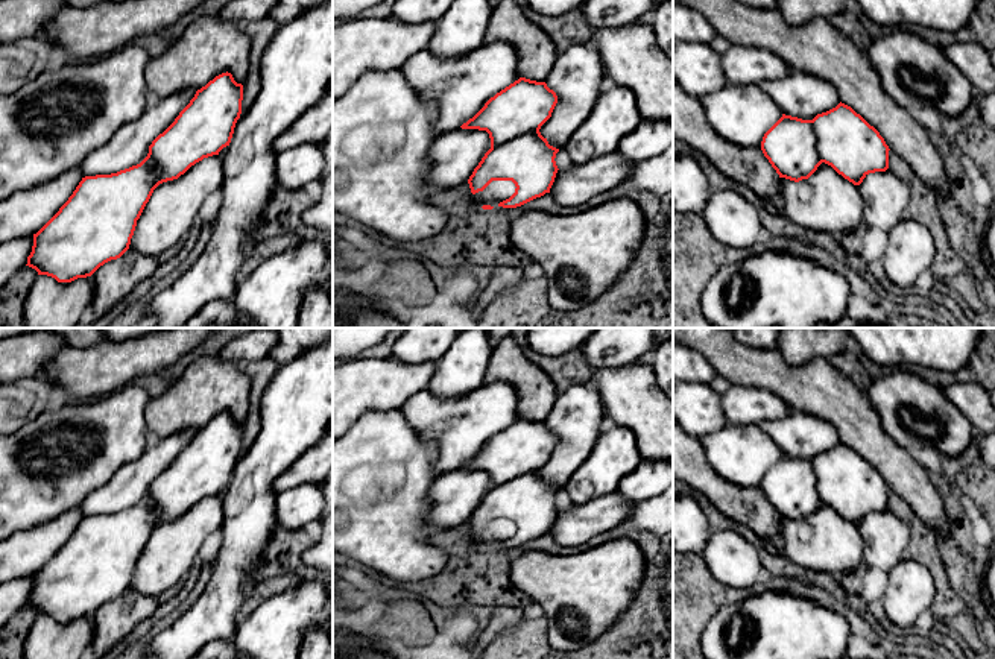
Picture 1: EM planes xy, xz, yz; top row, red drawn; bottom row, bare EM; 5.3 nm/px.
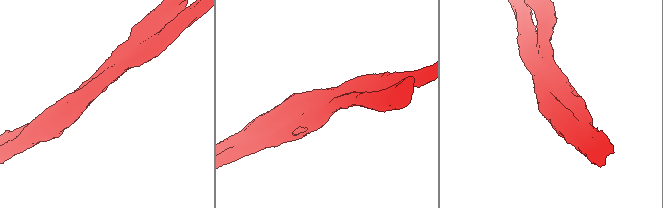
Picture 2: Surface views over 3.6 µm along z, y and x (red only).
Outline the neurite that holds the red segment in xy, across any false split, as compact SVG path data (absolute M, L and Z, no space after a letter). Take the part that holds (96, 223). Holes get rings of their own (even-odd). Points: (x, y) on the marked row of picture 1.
M222 73L196 91L140 164L82 178L59 211L33 234L26 266L58 282L71 282L120 258L153 190L229 146L242 100L243 85Z

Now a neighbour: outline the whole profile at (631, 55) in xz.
M650 24L600 27L591 39L612 85L630 88L643 120L673 121L673 59L659 47Z

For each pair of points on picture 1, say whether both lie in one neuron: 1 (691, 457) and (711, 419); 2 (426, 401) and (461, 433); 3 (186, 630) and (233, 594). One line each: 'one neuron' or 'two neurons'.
1: two neurons
2: one neuron
3: one neuron

